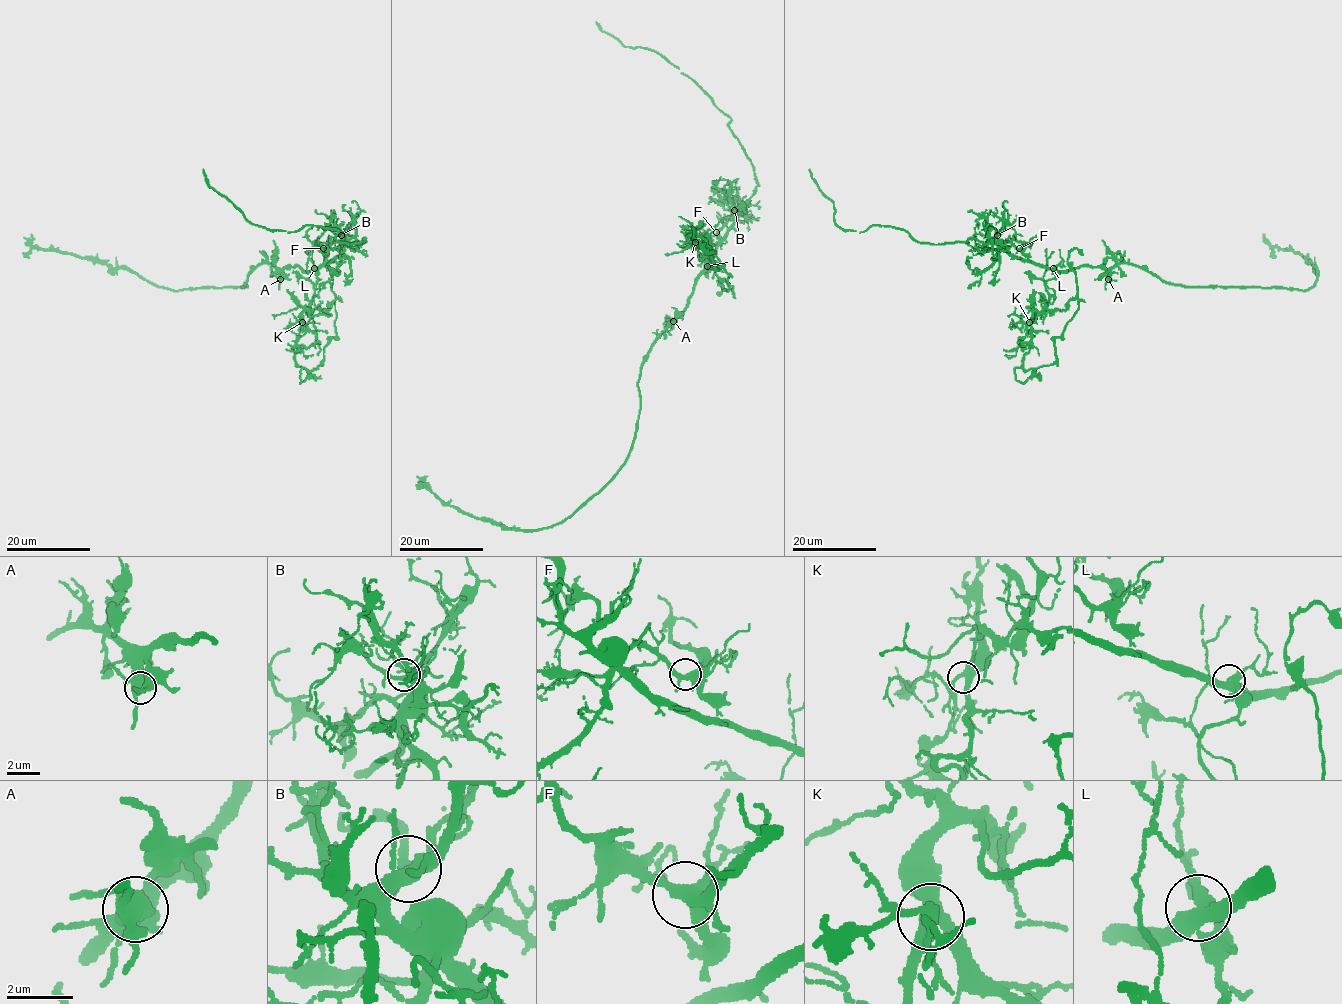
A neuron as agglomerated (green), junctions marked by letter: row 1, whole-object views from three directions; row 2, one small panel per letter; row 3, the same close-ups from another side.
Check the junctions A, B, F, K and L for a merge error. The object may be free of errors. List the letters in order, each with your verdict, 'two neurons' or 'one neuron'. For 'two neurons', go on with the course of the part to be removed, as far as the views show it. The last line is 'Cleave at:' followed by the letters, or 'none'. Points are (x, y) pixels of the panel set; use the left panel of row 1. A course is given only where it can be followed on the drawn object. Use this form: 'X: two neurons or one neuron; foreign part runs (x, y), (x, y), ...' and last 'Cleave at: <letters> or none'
A: one neuron
B: one neuron
F: one neuron
K: one neuron
L: two neurons; foreign part runs (314, 268), (311, 312), (302, 321), (316, 343), (301, 345), (295, 362), (303, 367), (300, 383), (321, 378)
Cleave at: L

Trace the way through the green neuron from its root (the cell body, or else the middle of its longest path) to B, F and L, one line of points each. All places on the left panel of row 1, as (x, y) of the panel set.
B: (289, 267), (297, 265), (302, 270), (312, 270), (331, 261), (340, 253), (340, 244), (344, 240), (341, 235)
F: (289, 267), (297, 265), (302, 270), (316, 269), (326, 260), (323, 248)
L: (289, 267), (297, 265), (302, 270), (314, 268)

